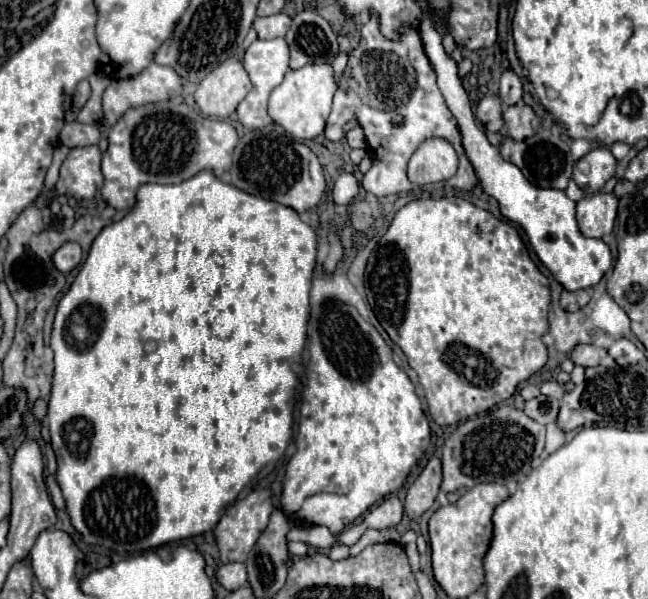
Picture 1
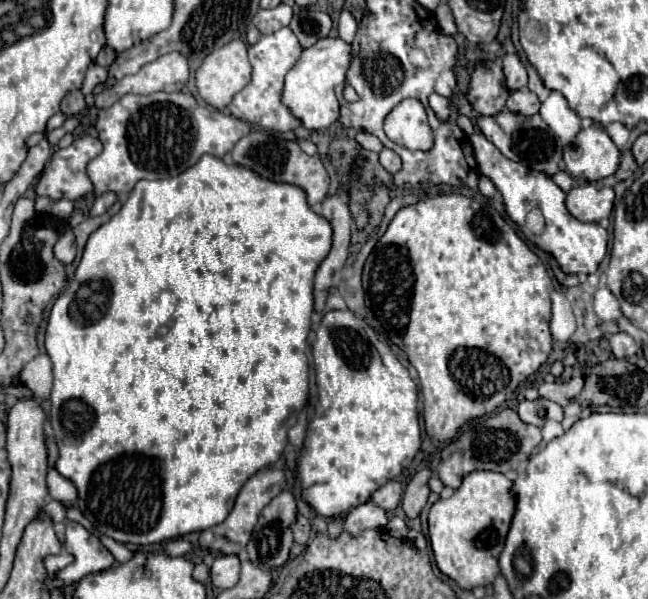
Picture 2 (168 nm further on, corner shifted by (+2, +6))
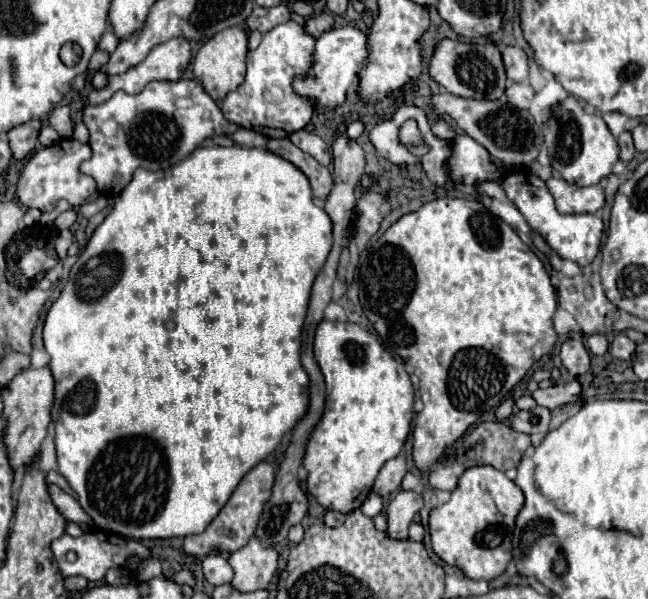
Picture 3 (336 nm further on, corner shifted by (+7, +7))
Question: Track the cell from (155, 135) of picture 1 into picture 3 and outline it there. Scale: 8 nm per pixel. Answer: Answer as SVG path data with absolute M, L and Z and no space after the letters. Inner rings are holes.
M199 80L149 82L139 94L115 92L113 98L103 104L87 104L83 108L83 122L91 136L89 146L93 156L81 164L81 172L97 182L97 190L103 196L117 196L131 182L137 168L165 170L191 154L205 138L231 134L239 128L225 120L223 112L201 88ZM177 96L191 98L195 106L185 110L175 108L171 100Z

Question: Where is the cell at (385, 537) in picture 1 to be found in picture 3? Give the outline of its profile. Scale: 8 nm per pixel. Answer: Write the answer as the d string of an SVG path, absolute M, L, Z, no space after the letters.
M369 494L369 498L363 502L363 506L361 506L361 512L365 514L365 516L369 516L369 518L375 518L379 512L381 512L381 508L383 508L383 500L381 500L381 496L377 496L377 494Z

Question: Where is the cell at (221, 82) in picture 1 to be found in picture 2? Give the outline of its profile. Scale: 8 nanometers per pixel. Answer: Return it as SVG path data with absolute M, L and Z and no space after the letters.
M238 39L236 41L230 41L222 49L216 49L214 53L210 53L202 61L200 69L196 71L196 87L198 87L198 93L214 109L224 109L226 105L230 105L230 101L234 99L234 95L238 91L242 91L250 83L252 67L248 63L246 49L248 49L248 45L244 41L238 41Z

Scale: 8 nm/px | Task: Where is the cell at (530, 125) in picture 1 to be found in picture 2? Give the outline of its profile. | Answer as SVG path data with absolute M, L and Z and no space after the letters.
M518 89L518 91L510 93L506 107L510 113L522 113L524 117L532 117L540 111L540 101L532 91Z

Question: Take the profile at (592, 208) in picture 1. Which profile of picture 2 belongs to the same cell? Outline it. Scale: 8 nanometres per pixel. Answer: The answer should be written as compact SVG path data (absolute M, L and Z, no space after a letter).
M574 187L568 191L566 207L568 211L584 223L598 223L602 219L608 219L614 205L614 189L612 187Z

